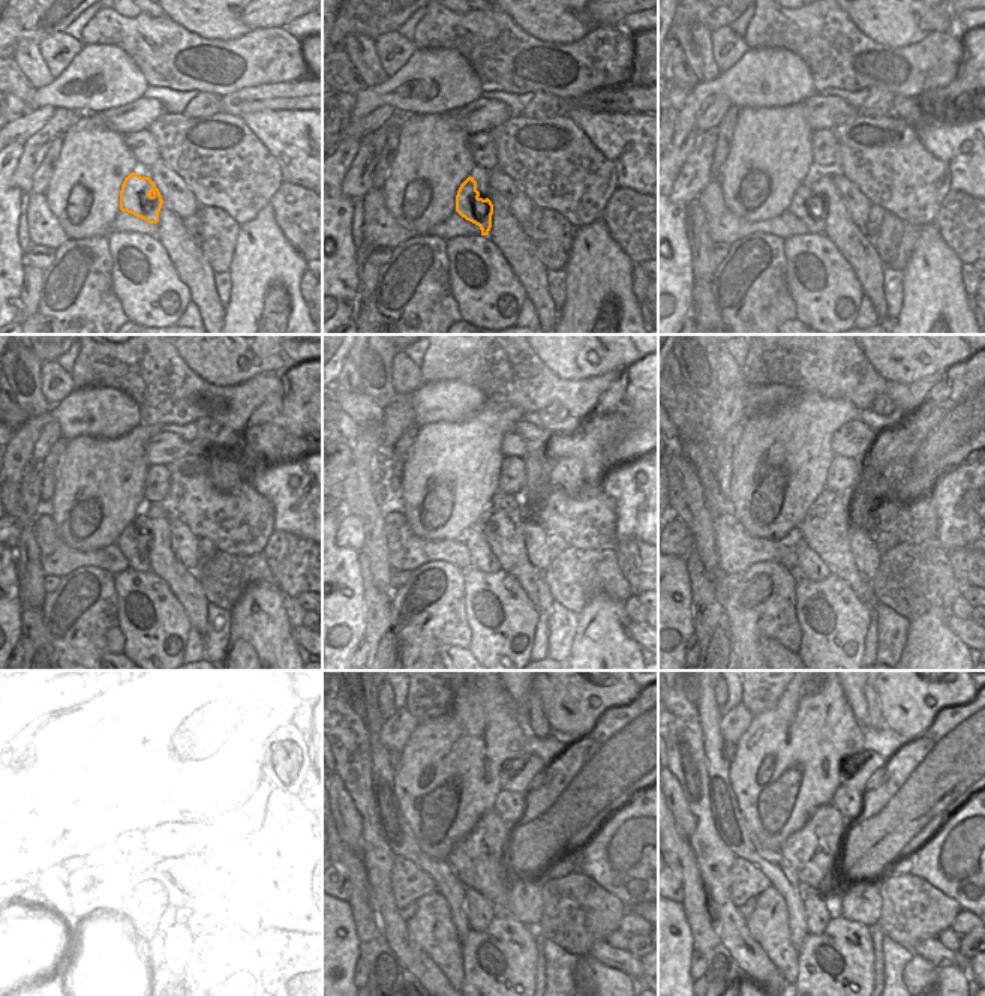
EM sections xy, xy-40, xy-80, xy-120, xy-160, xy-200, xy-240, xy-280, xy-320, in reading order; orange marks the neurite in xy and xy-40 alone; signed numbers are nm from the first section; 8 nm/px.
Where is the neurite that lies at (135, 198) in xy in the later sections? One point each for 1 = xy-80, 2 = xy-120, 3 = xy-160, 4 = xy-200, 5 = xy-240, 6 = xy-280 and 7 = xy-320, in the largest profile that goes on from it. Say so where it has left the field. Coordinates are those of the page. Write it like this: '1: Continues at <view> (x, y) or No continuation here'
1: Continues at xy-80 (805, 207)
2: Continues at xy-120 (132, 545)
3: Continues at xy-160 (480, 558)
4: Continues at xy-200 (811, 566)
5: Continues at xy-240 (144, 909)
6: Continues at xy-280 (480, 912)
7: Continues at xy-320 (817, 917).

